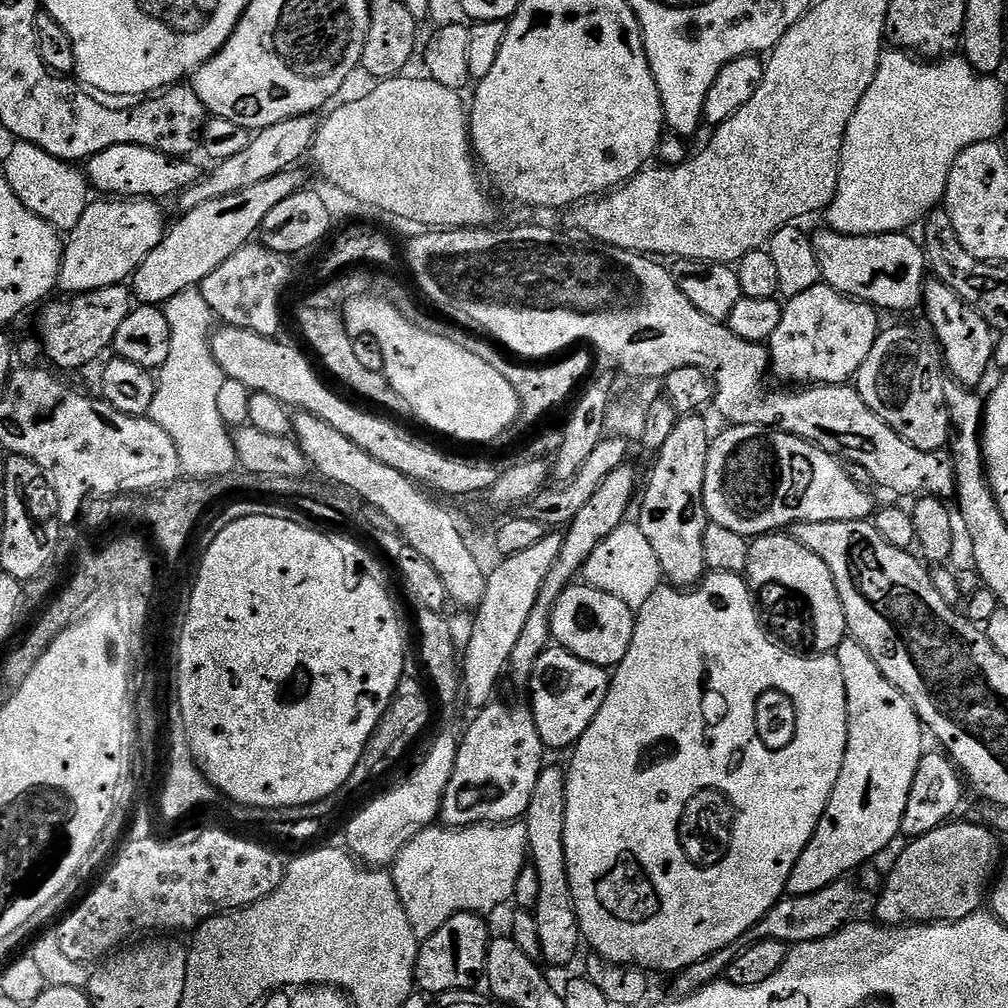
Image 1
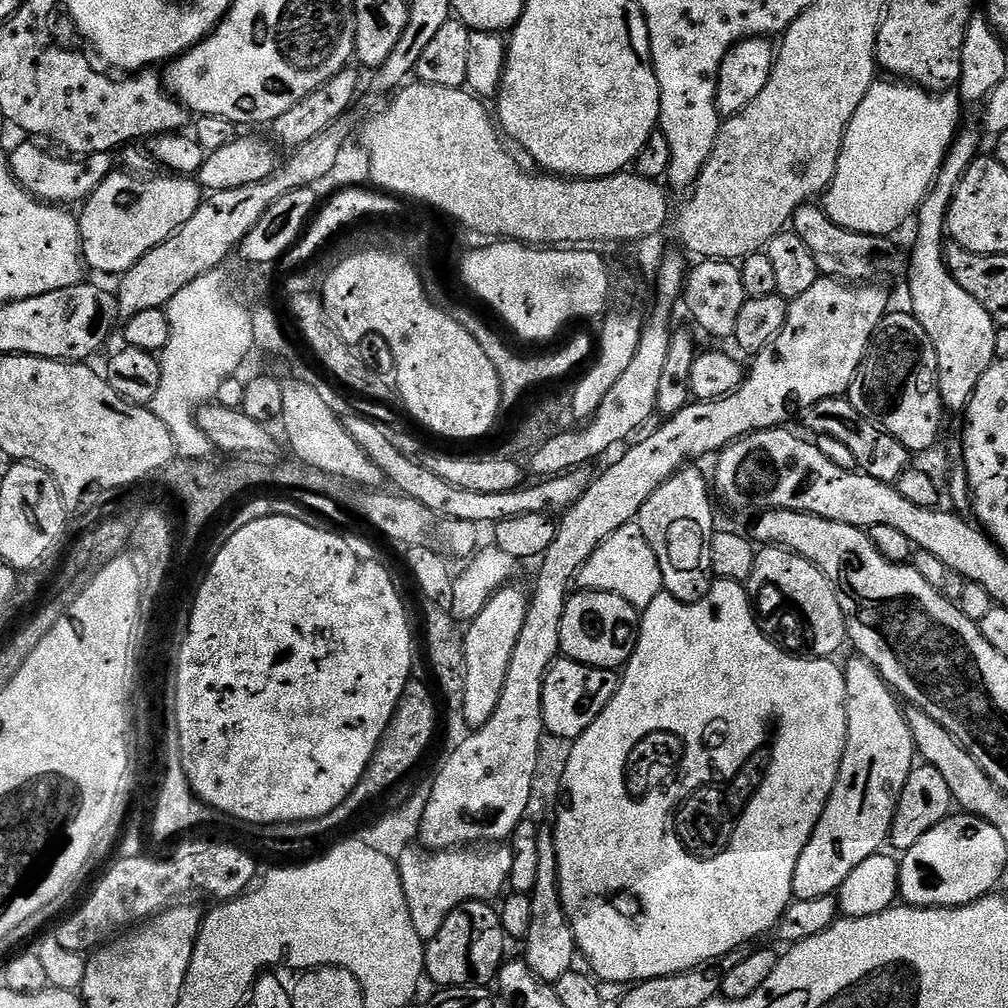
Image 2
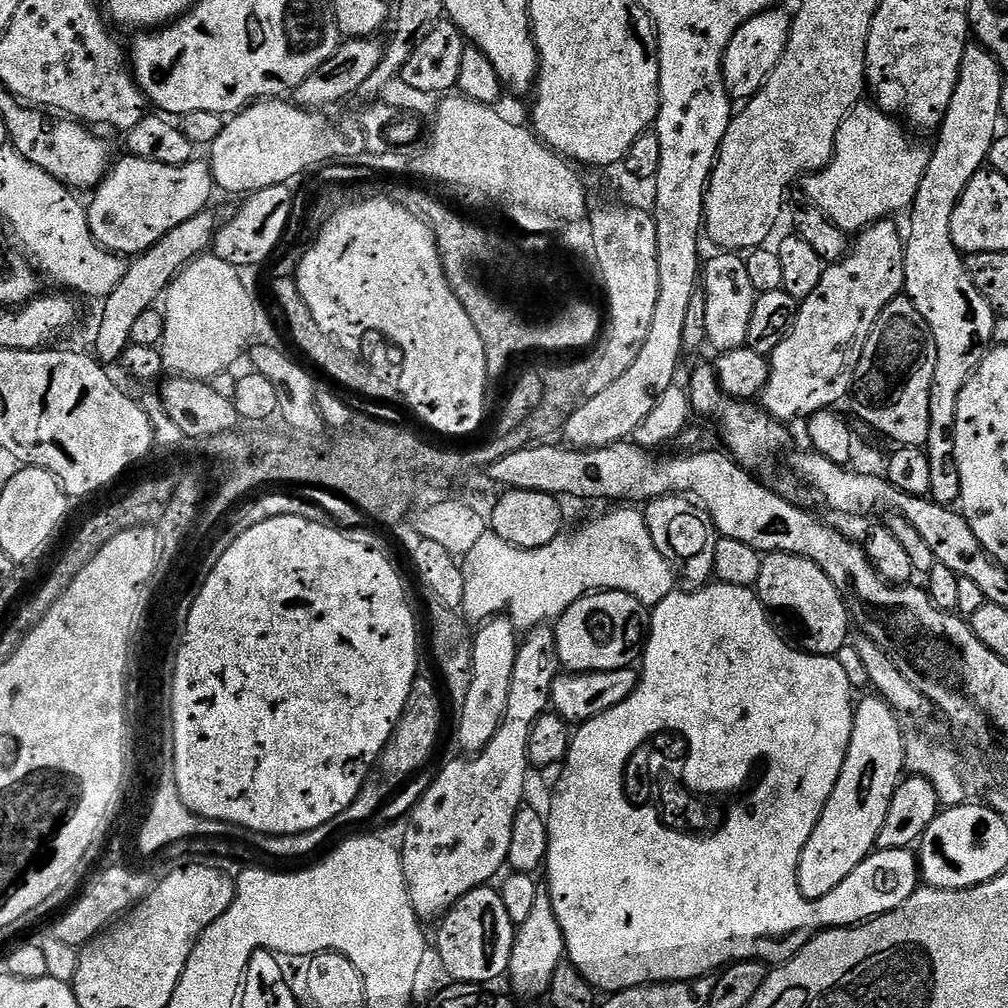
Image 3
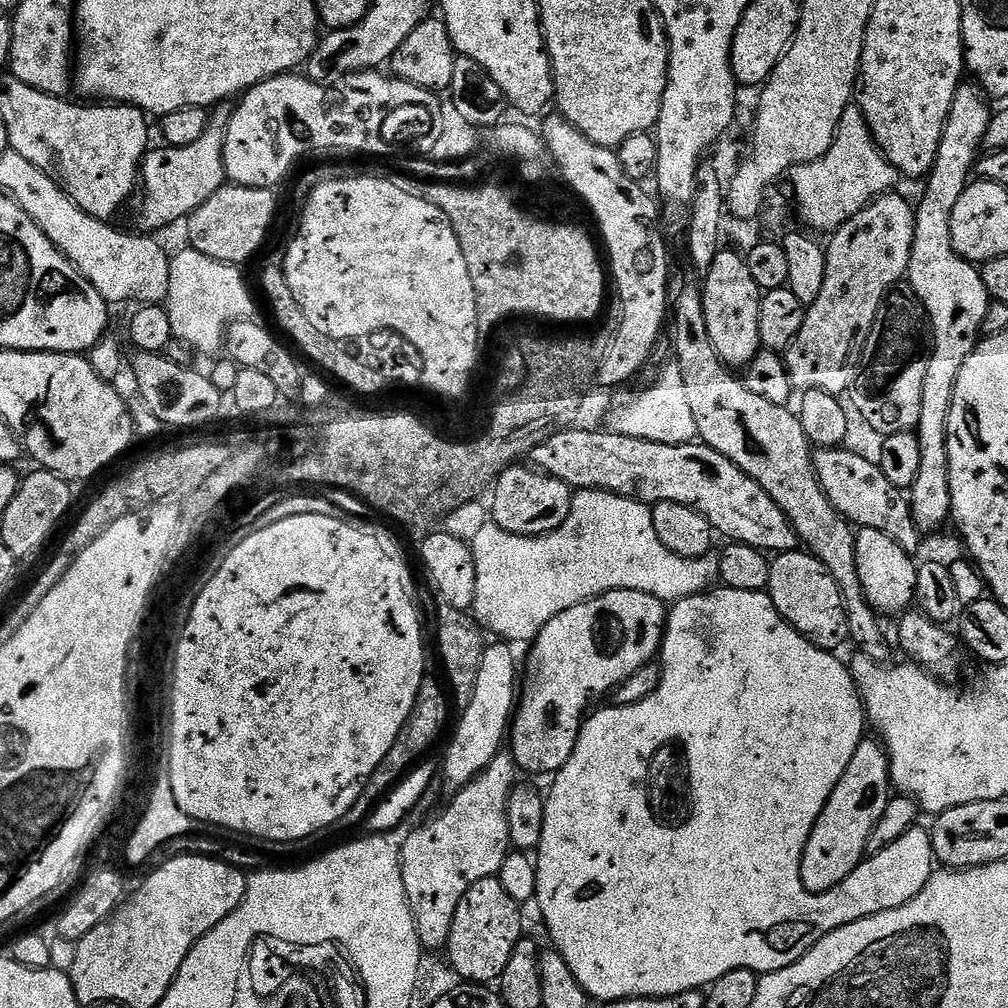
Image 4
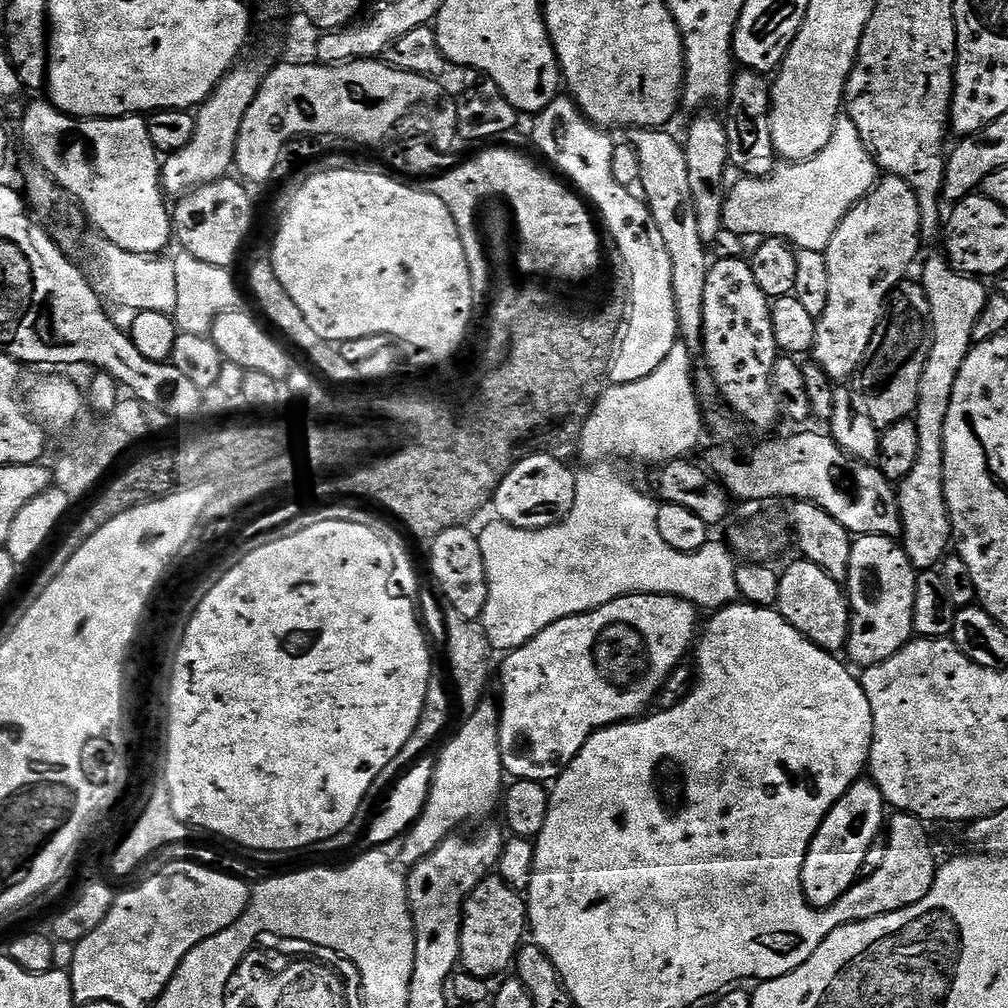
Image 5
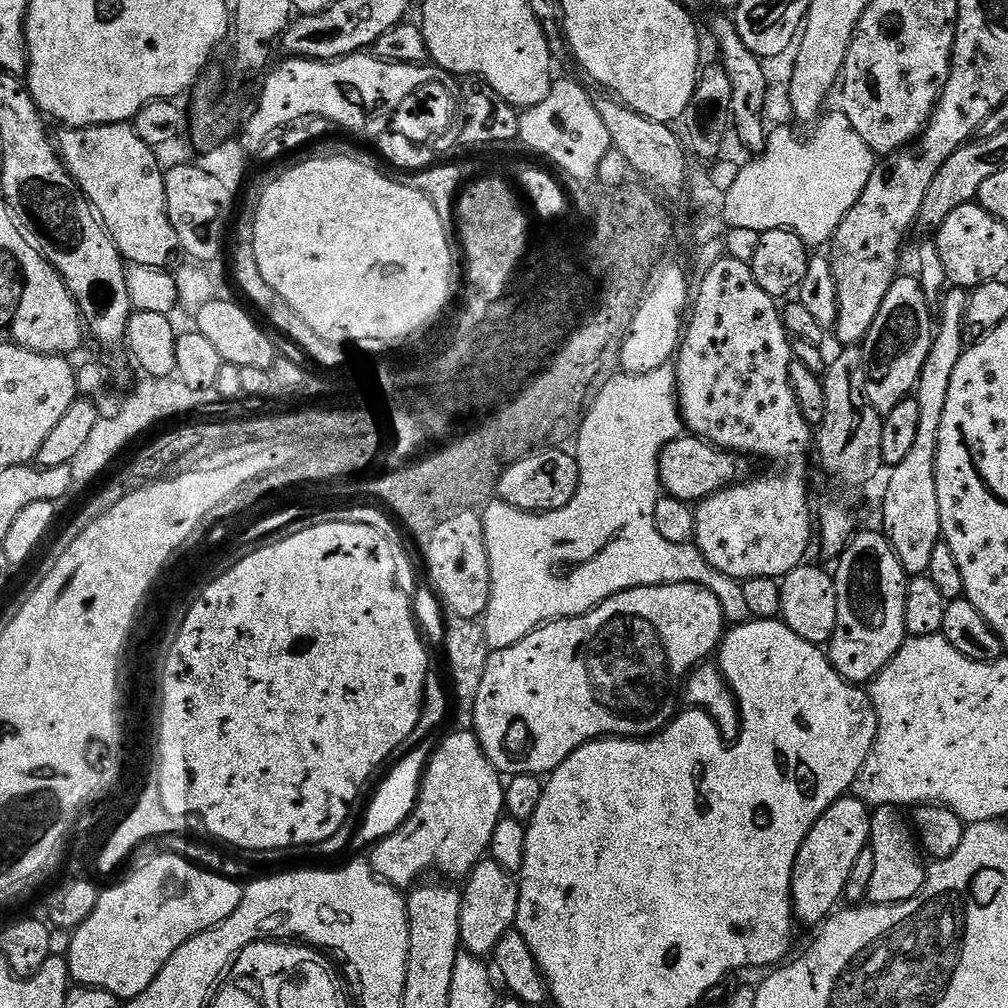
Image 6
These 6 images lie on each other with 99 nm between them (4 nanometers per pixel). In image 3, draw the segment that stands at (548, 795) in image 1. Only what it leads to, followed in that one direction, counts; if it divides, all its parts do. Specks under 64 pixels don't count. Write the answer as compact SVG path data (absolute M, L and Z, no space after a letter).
M541 886L526 922L517 927L514 946L510 950L506 980L512 983L513 990L517 992L515 995L521 1001L536 1000L539 996L547 997L550 982L554 982L554 970L558 970L558 966L565 963L565 960L562 926L558 926L558 914L554 914L554 902L550 902L547 887Z

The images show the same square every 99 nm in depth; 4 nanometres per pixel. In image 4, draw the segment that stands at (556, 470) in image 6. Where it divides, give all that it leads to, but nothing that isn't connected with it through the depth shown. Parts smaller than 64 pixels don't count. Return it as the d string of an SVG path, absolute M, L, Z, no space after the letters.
M524 466L508 468L496 480L494 491L491 493L491 523L515 536L545 536L558 530L558 526L562 526L562 522L566 522L570 514L573 489L560 480L554 480L527 467L520 467Z

